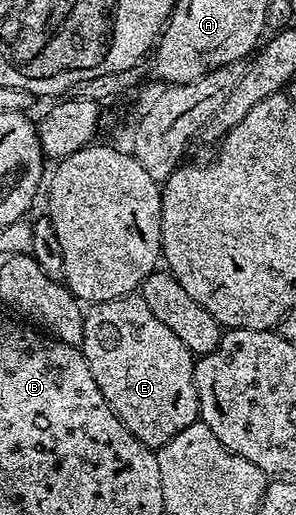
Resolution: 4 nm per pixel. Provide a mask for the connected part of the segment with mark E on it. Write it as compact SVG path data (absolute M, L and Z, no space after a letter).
M130 294L120 296L118 300L104 300L98 304L90 303L84 309L84 314L83 338L79 347L85 356L87 366L91 370L91 378L95 378L95 386L99 386L103 398L111 406L114 414L123 422L123 426L127 426L127 430L131 430L131 434L135 434L135 438L139 438L139 442L143 442L149 448L156 450L163 447L167 442L171 442L171 438L175 438L175 434L179 434L179 430L187 430L187 426L198 423L201 407L199 406L199 394L195 390L195 374L193 373L195 357L193 352L187 350L187 346L183 346L183 341L163 322L159 322L159 318L155 318L155 314L151 314L147 302L143 302L140 295Z

